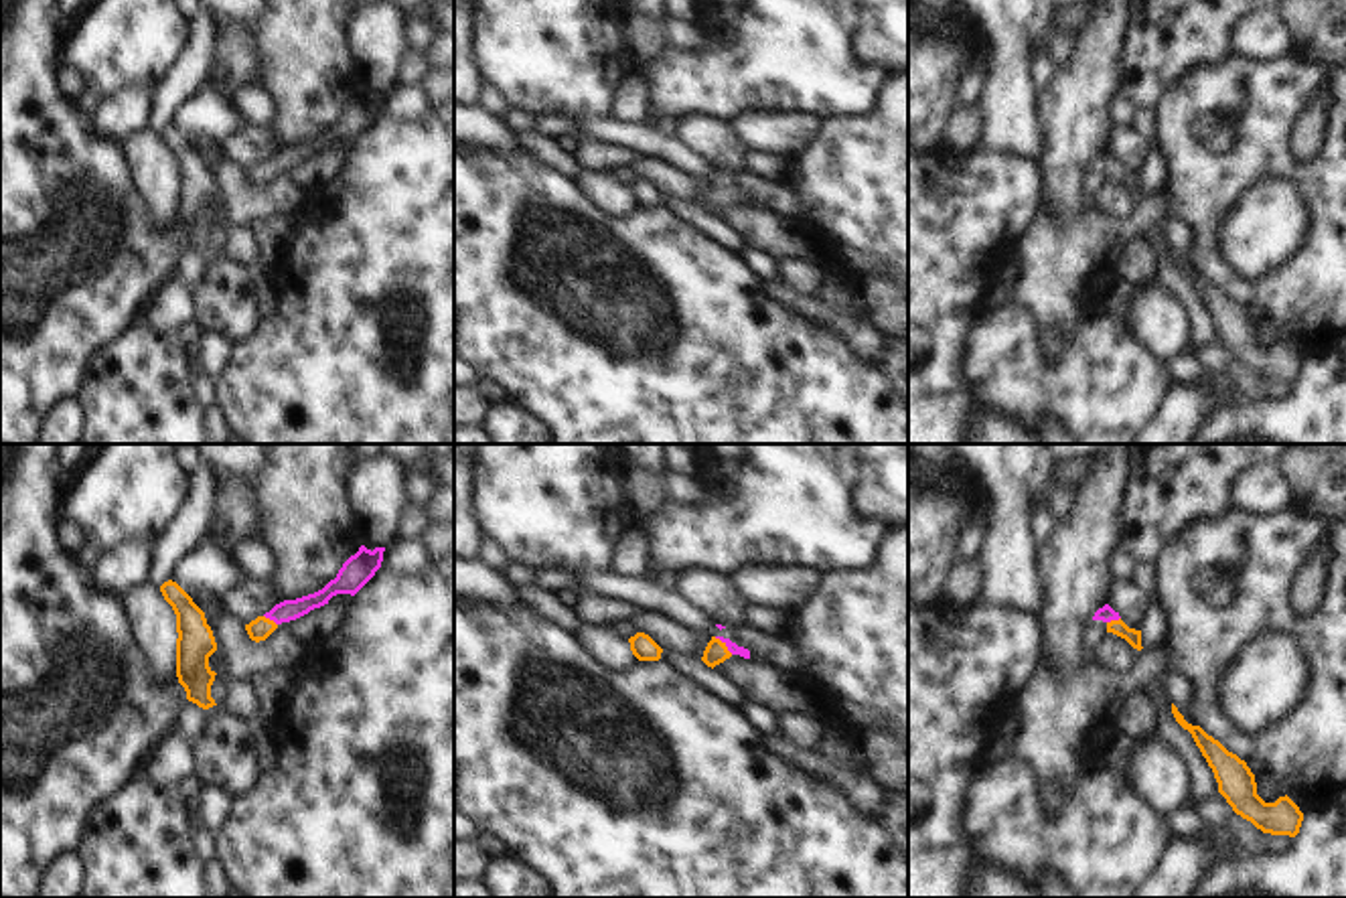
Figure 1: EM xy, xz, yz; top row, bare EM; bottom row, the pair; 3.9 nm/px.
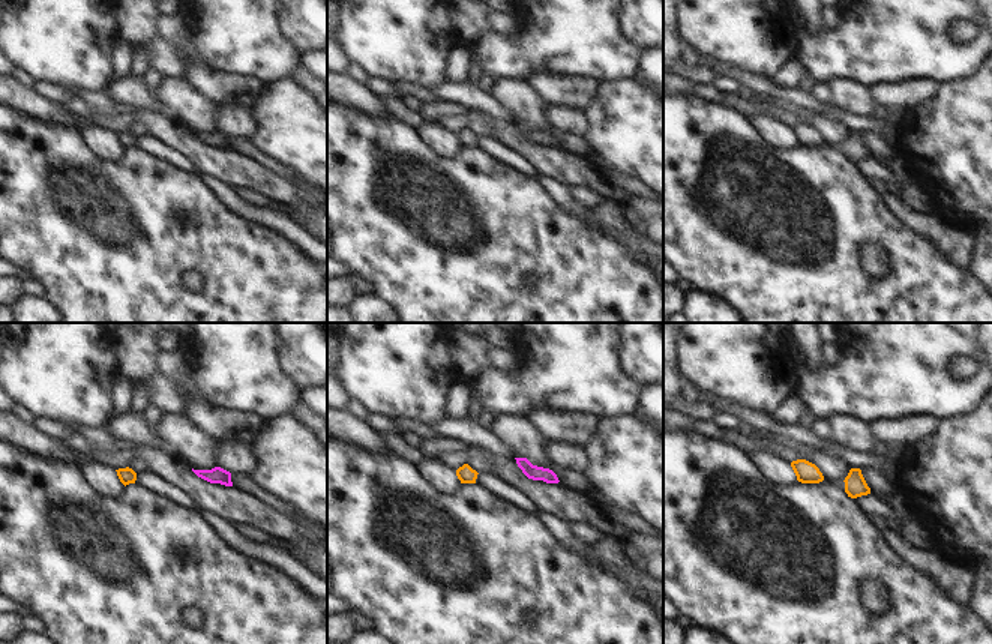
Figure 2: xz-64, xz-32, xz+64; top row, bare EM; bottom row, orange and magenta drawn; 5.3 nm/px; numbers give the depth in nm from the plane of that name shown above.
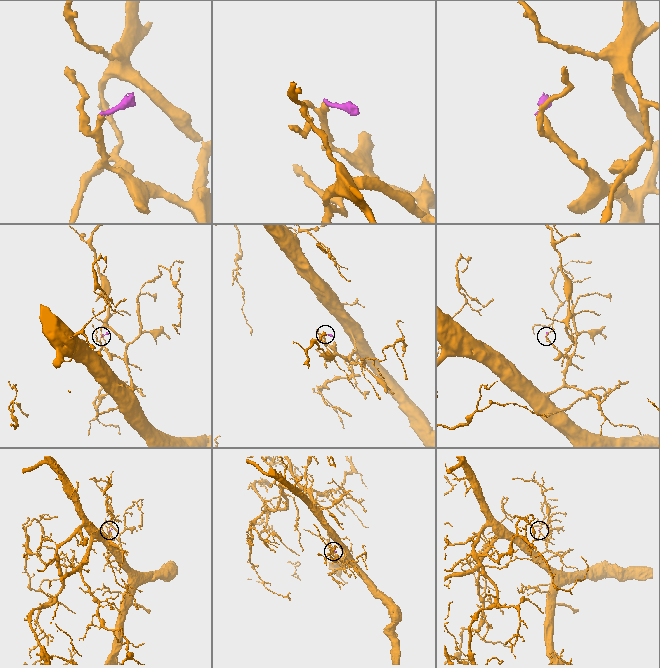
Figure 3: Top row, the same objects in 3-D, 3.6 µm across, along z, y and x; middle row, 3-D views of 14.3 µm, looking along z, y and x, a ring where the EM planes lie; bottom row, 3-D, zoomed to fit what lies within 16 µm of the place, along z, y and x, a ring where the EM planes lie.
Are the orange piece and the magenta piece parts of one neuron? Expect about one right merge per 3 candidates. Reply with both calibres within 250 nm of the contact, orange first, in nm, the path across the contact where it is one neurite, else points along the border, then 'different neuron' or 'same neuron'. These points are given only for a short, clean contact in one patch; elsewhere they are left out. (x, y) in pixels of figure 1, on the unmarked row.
90/50 nm | across xz (716, 197), (724, 191), (732, 193) | same neuron

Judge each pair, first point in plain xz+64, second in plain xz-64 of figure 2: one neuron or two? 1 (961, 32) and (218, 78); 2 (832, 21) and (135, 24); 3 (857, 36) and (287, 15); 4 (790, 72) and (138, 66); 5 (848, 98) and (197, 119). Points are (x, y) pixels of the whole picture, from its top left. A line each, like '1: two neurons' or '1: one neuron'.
1: two neurons
2: two neurons
3: two neurons
4: two neurons
5: one neuron

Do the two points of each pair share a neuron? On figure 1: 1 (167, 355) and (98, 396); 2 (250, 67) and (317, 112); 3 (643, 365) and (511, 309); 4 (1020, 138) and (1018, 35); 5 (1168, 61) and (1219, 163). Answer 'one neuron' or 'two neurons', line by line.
1: one neuron
2: two neurons
3: one neuron
4: one neuron
5: two neurons

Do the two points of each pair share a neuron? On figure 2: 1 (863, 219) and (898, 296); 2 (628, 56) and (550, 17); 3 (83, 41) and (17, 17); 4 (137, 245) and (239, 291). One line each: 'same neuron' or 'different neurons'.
1: same neuron
2: same neuron
3: same neuron
4: same neuron

